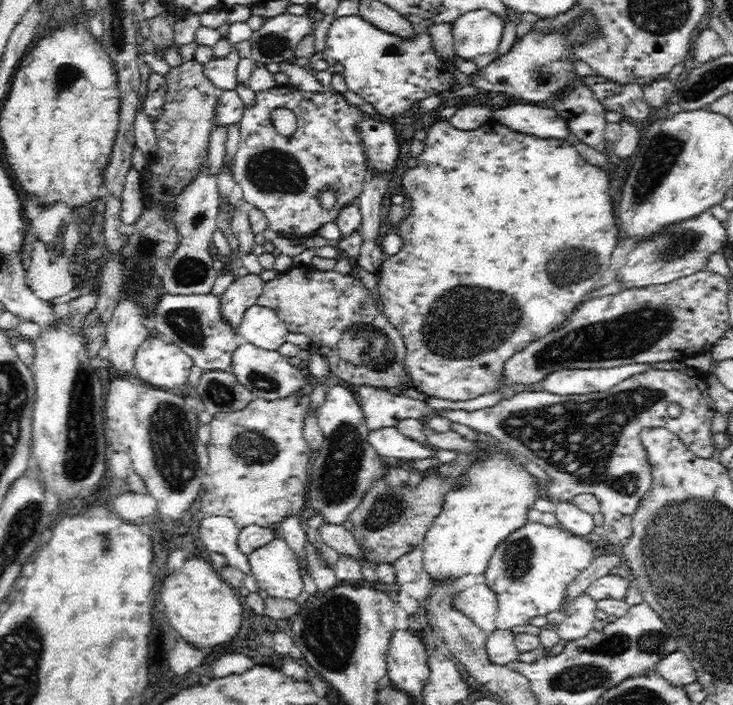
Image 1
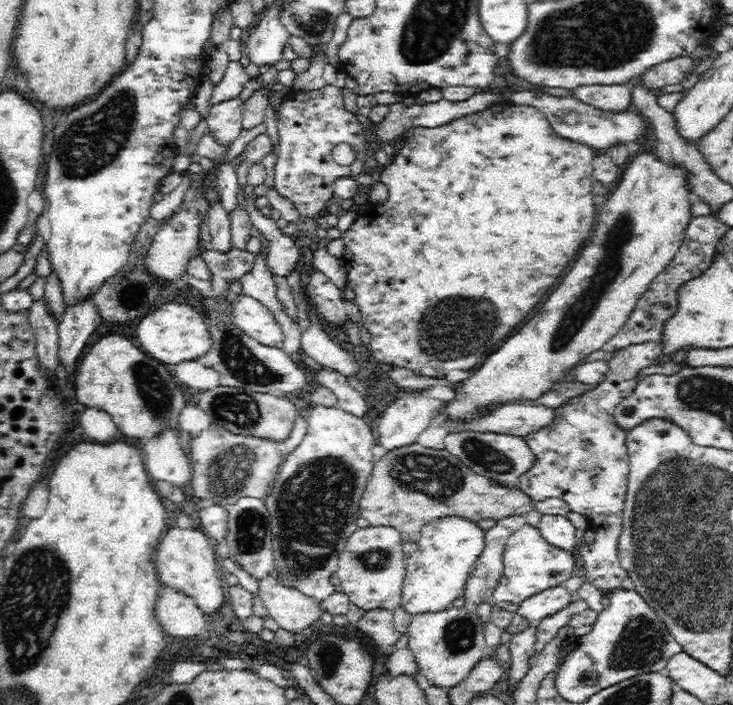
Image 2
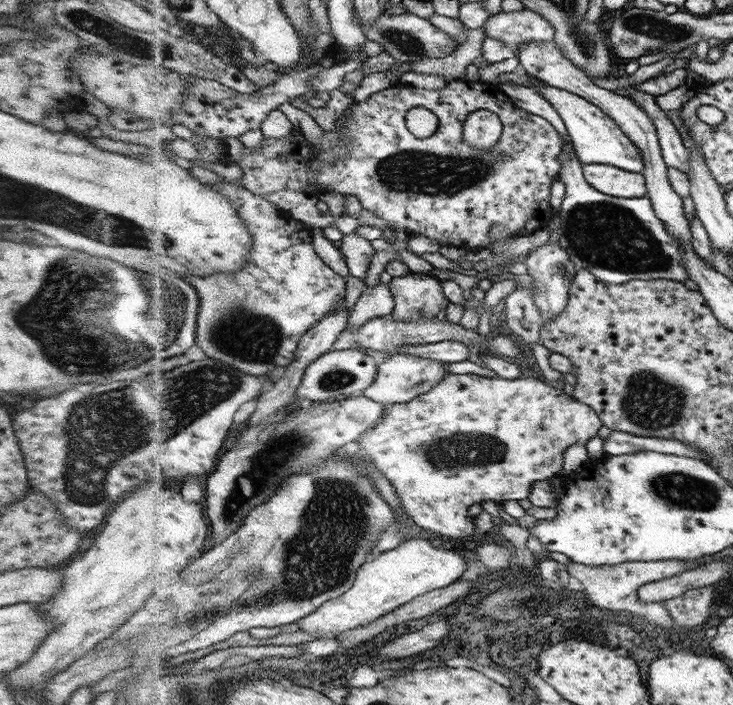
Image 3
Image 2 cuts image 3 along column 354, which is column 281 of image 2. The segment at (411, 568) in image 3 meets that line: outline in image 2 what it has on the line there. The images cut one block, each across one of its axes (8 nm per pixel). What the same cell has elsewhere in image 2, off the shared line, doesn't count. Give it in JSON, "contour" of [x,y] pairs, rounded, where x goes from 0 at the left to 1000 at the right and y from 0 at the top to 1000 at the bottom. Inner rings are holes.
{"contour":[[[374,811],[355,824],[355,848],[364,862],[364,872],[377,879],[379,891],[409,899],[439,877],[435,854],[407,837],[381,831]]]}

